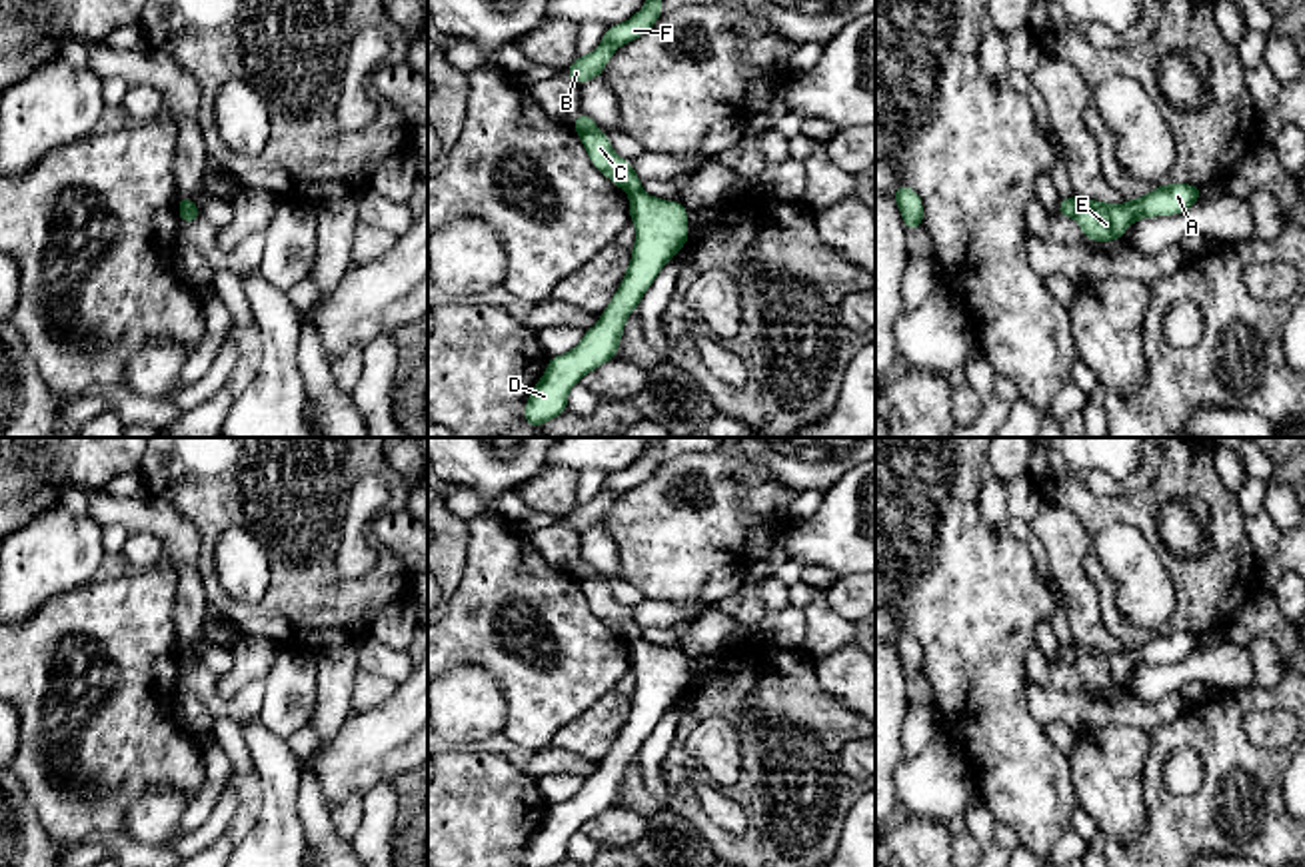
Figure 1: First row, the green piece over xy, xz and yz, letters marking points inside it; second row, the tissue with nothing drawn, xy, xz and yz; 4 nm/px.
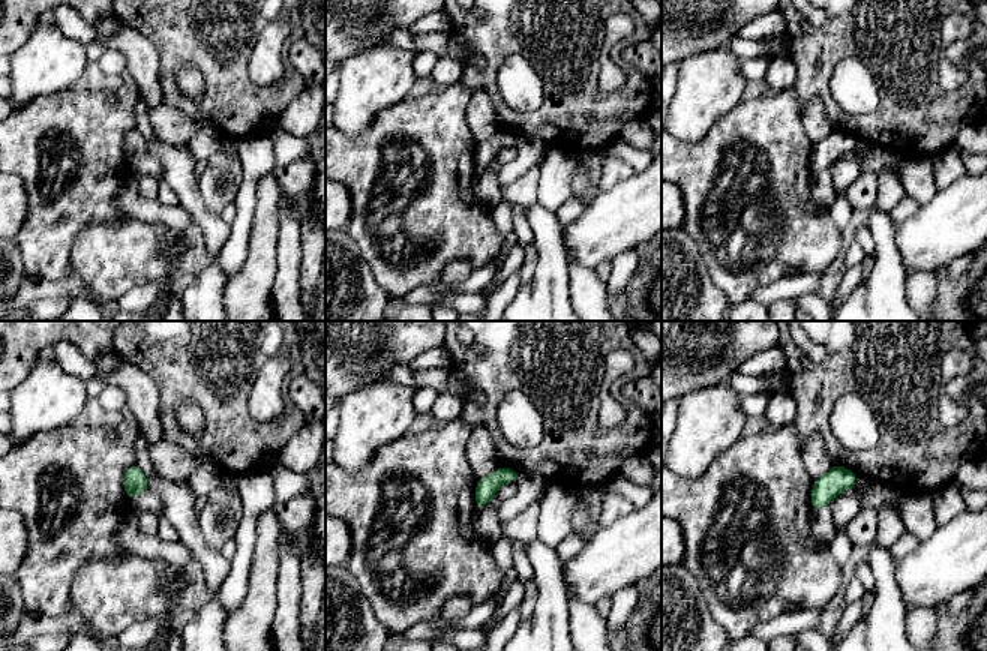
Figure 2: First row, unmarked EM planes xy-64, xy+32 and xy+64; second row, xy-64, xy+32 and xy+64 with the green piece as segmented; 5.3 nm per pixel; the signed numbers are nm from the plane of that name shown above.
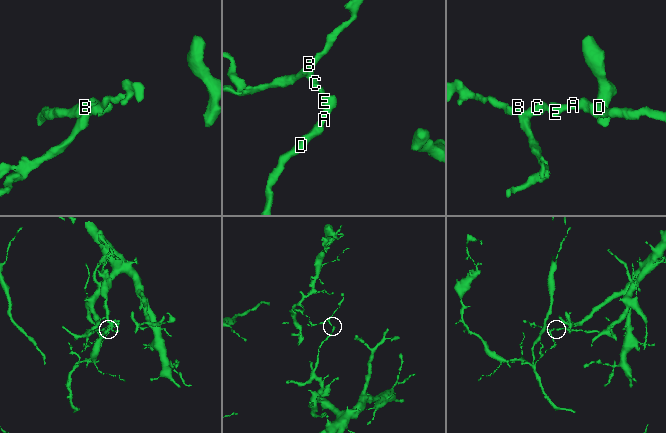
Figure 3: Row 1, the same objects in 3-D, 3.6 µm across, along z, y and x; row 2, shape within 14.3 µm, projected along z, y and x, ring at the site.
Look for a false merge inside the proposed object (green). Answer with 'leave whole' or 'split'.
split

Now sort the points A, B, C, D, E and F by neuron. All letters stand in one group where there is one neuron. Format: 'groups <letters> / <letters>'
groups A D E / B C F

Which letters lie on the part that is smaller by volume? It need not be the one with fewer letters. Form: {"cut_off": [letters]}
{"cut_off": ["B", "C", "F"]}

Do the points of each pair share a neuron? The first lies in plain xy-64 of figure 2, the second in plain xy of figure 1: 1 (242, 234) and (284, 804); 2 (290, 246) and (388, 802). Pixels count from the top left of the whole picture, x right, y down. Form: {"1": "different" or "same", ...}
{"1": "different", "2": "same"}

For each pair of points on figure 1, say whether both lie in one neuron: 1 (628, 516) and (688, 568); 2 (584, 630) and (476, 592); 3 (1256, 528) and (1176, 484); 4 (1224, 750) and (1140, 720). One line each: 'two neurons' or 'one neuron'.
1: one neuron
2: one neuron
3: two neurons
4: two neurons

